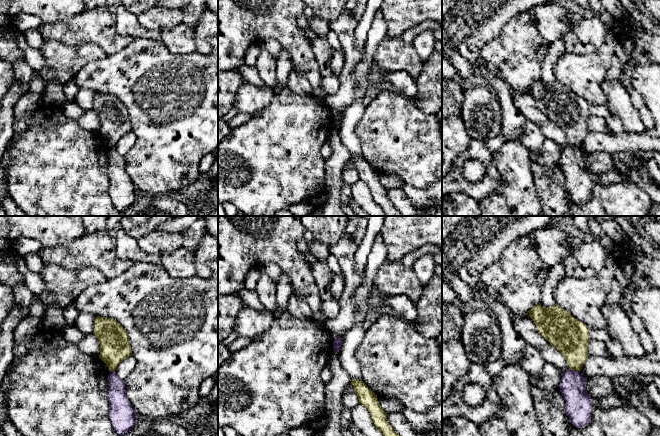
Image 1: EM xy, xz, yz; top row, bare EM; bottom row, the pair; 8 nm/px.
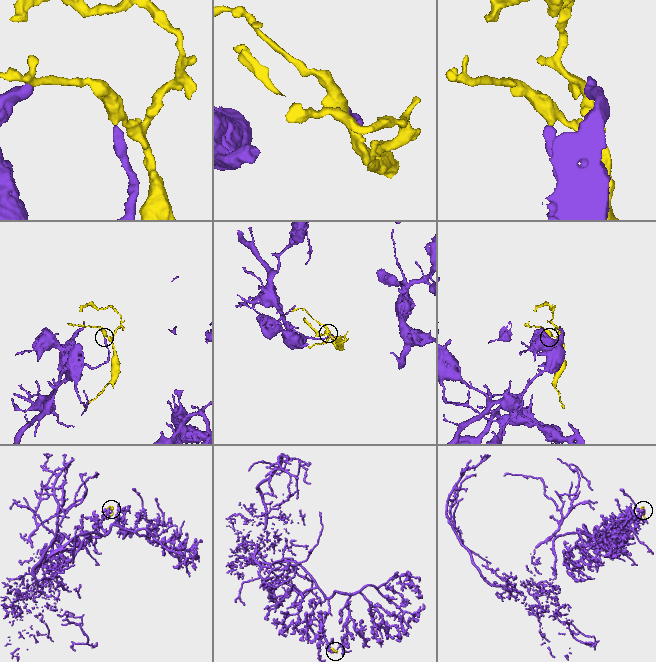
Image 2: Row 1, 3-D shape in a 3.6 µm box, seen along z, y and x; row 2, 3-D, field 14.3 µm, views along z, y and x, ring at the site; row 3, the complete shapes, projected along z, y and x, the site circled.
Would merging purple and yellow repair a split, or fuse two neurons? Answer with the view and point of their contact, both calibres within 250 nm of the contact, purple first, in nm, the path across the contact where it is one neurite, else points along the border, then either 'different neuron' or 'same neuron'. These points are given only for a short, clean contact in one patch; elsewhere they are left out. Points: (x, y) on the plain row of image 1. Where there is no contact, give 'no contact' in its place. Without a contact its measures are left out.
yz (574, 146) | 200/280 nm | along yz (569, 144), (579, 148) | different neuron

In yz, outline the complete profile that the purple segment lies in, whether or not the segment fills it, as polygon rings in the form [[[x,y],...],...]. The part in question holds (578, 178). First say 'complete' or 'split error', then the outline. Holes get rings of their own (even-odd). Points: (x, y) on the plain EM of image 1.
complete | [[[568,145],[562,149],[559,165],[566,180],[566,191],[576,204],[591,197],[592,177],[586,167],[587,154],[579,147]]]

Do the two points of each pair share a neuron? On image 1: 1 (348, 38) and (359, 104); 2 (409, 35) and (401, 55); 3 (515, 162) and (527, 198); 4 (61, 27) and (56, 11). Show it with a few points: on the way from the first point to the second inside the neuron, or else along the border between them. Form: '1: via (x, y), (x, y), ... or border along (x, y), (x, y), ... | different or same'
1: border along (365, 99), (355, 99), (340, 112) | different
2: border along (401, 37), (411, 43) | different
3: via (516, 171), (519, 189) | same
4: border along (81, 12), (66, 20), (42, 23) | different

